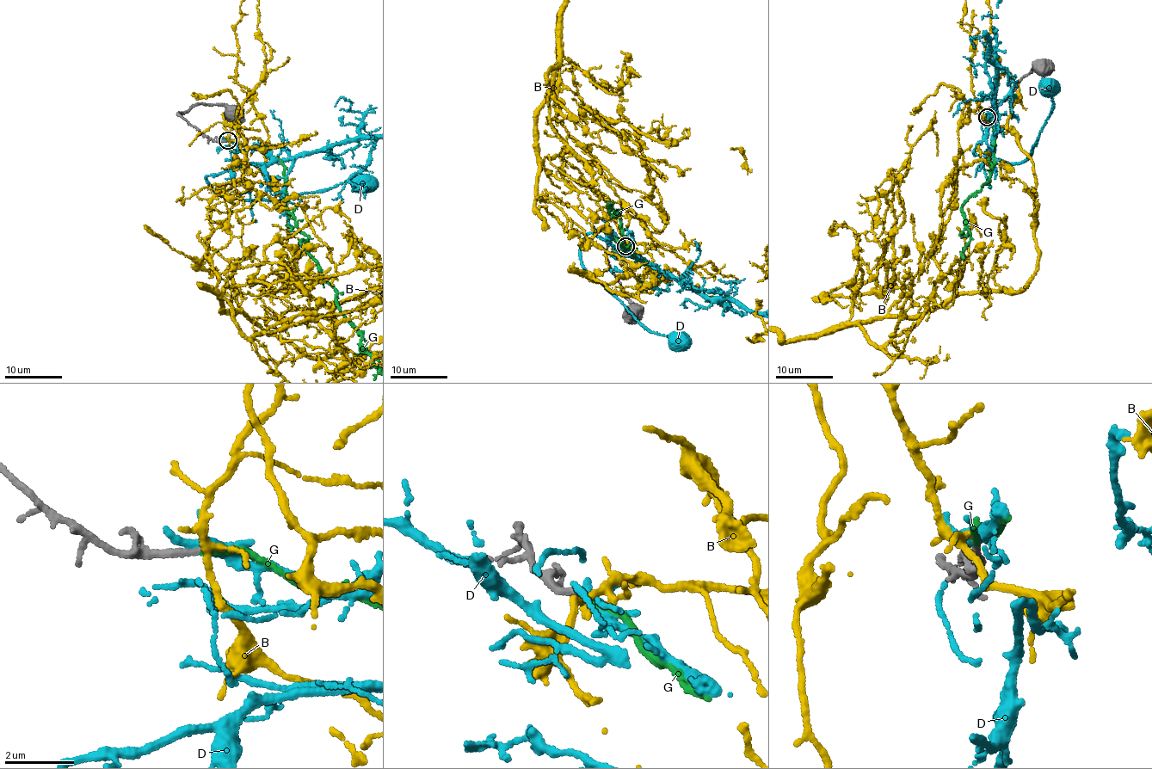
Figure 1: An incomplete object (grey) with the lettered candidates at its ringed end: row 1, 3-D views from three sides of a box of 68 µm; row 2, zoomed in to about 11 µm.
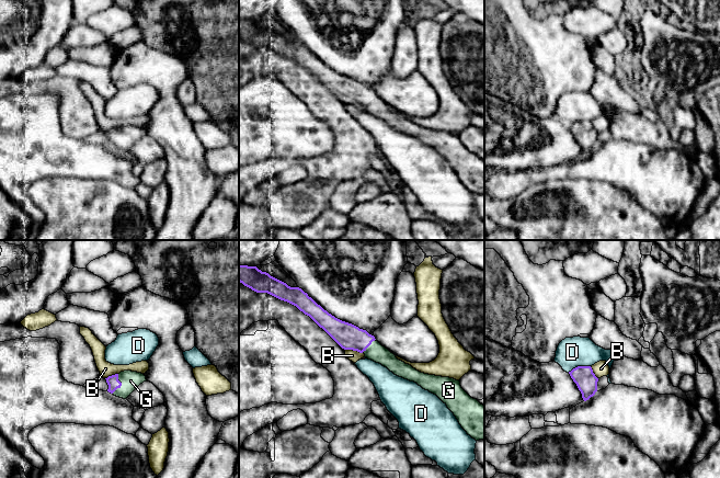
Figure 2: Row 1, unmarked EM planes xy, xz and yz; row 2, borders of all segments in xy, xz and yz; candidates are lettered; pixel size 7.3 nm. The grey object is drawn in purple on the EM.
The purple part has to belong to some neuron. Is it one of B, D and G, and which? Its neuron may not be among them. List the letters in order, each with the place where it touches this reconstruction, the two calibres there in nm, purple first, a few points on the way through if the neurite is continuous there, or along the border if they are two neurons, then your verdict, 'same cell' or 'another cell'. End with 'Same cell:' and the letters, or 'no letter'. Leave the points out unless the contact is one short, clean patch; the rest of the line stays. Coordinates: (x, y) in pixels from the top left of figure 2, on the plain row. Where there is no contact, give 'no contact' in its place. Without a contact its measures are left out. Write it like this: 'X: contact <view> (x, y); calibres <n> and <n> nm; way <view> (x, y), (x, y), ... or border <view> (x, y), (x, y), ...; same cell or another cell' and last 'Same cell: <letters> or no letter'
B: contact xz (354, 104); calibres 190 and 80 nm; border xz (345, 103), (352, 103), (362, 107); another cell
D: contact yz (579, 121); calibres 160 and 220 nm; border yz (590, 120), (578, 120), (568, 126); another cell
G: contact xy (121, 138); calibres 90 and 140 nm; way xy (113, 136), (121, 138), (130, 135); same cell
Same cell: G

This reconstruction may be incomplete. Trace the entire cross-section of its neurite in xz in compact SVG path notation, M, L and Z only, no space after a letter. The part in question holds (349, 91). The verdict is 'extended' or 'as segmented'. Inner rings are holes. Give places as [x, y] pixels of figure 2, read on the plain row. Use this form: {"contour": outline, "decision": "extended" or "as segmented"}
{"contour": "M239 20L239 36L256 47L267 47L296 60L342 103L364 107L365 112L381 118L395 129L414 136L423 144L436 149L454 168L468 190L476 195L484 194L484 160L471 152L461 143L459 135L416 125L398 114L366 84L335 72L301 43L290 42L256 21Z", "decision": "extended"}

